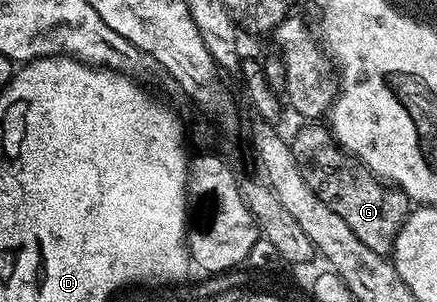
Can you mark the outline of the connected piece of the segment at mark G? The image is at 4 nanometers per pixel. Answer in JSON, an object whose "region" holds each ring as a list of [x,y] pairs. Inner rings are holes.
{"region":[[[304,124],[304,127],[290,138],[290,145],[302,180],[321,198],[323,204],[342,216],[347,227],[358,240],[374,252],[391,255],[400,226],[410,213],[410,199],[399,188],[386,188],[368,167],[352,157],[335,138],[331,129],[324,124]]]}

